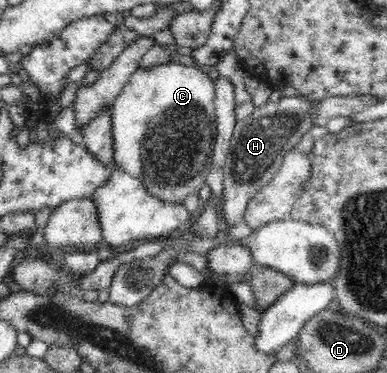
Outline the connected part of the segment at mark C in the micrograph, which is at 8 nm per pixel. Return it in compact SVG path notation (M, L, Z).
M167 62L138 69L109 108L112 112L113 156L117 169L142 179L146 190L164 202L175 204L196 191L205 192L217 133L214 97L214 81L198 67Z

